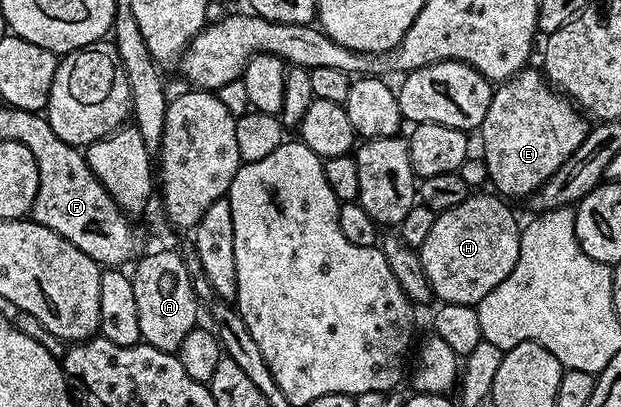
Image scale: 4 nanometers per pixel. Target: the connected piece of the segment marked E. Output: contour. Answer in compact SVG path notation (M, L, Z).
M532 69L516 71L493 89L486 120L478 131L484 141L482 159L488 170L487 181L496 185L497 195L509 199L527 199L537 193L586 140L590 129L589 119L576 103L557 90L539 69Z

